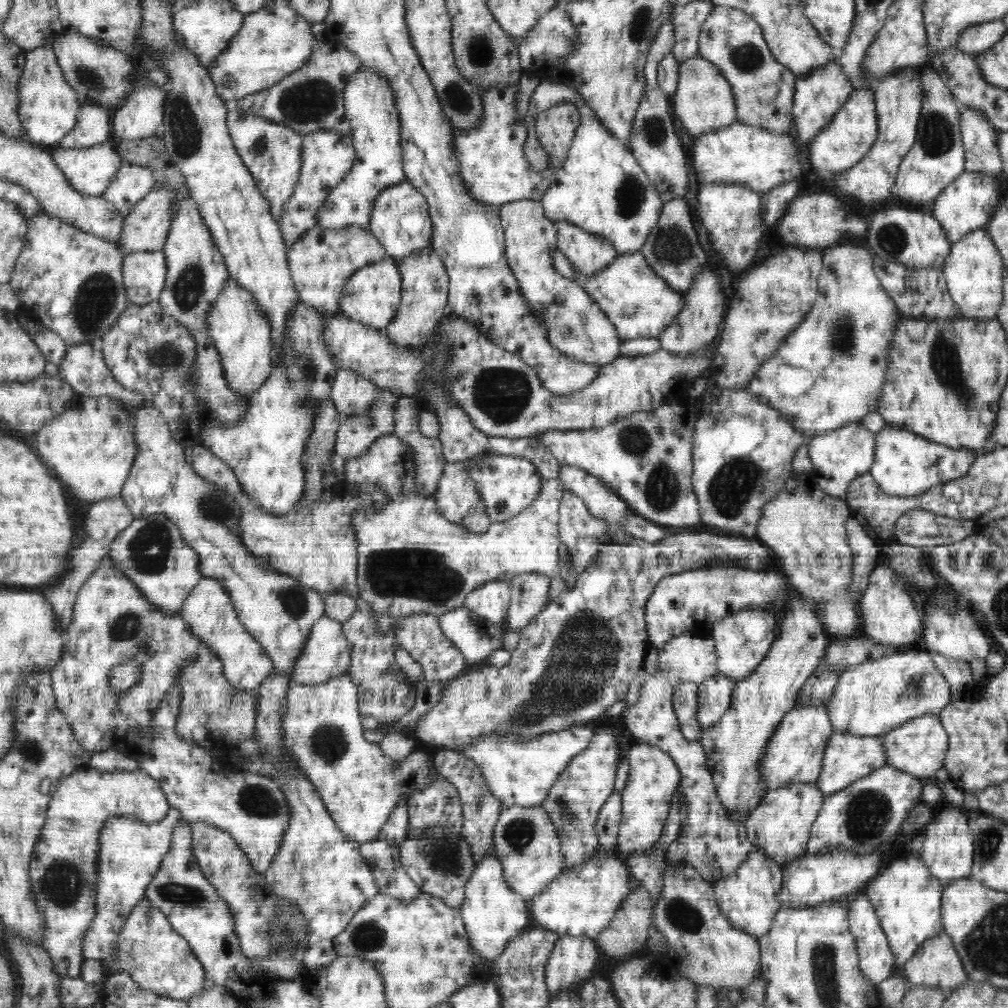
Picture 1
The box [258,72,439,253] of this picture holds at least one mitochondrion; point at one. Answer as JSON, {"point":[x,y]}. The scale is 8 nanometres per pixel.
{"point":[312,99]}

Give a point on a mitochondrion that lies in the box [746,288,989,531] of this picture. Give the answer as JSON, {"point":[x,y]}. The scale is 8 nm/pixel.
{"point":[945,363]}

